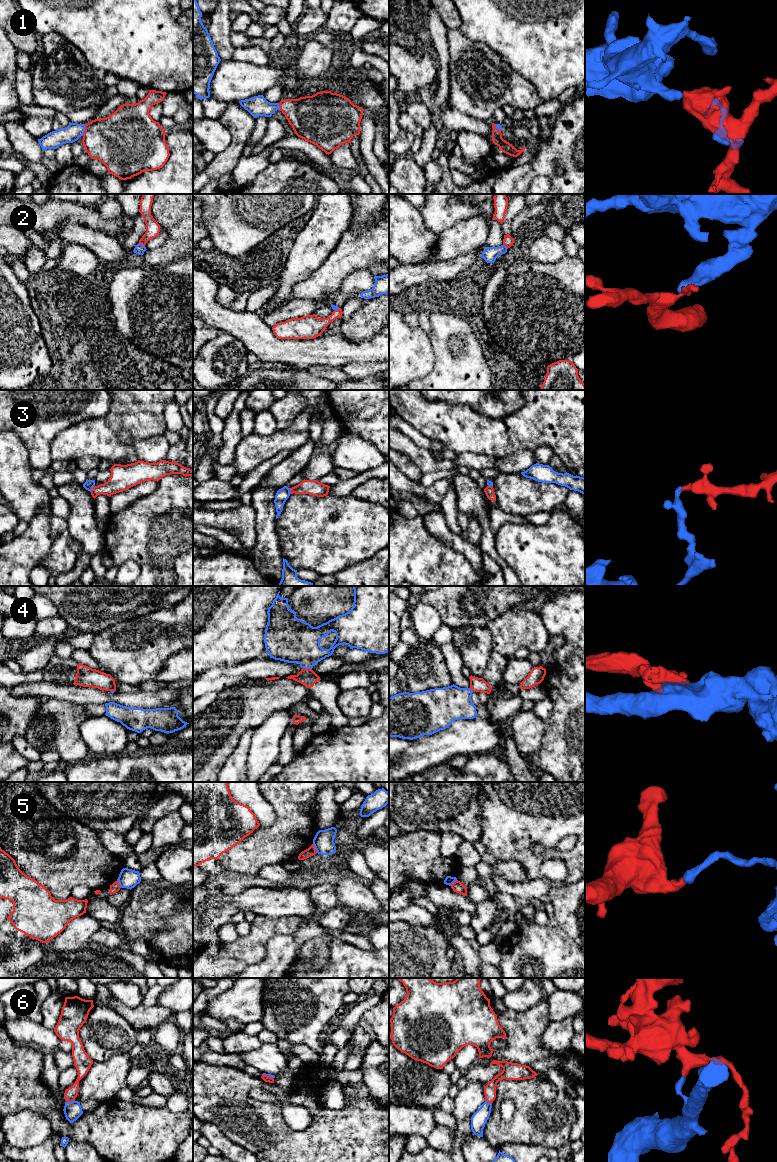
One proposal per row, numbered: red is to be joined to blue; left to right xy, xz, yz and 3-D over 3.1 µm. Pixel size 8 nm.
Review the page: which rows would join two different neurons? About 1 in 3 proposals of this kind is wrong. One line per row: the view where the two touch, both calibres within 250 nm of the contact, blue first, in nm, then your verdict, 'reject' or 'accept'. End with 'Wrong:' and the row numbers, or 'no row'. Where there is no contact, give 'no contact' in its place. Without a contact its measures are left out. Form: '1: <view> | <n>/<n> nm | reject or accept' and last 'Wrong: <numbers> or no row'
1: xy | 140/380 nm | accept
2: xy | 80/110 nm | reject
3: xy | 80/180 nm | reject
4: xz | 360/140 nm | reject
5: xz | 160/70 nm | reject
6: xy | 140/100 nm | reject
Wrong: 2, 3, 4, 5, 6

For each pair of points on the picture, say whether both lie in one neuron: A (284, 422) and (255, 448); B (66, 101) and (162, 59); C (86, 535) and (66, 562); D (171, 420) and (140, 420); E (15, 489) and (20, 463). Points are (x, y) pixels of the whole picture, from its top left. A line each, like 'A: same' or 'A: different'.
A: different
B: different
C: different
D: different
E: same

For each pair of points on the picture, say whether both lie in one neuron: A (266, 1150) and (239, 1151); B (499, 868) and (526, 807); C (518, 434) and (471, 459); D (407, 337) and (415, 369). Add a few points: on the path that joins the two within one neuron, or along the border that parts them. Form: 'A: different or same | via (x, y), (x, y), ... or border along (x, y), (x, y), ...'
A: different | border along (230, 1139), (251, 1151)
B: different | border along (498, 860), (516, 860), (524, 868)
C: different | border along (457, 453), (480, 453), (496, 459)
D: same | via (407, 345), (407, 354), (414, 361)

